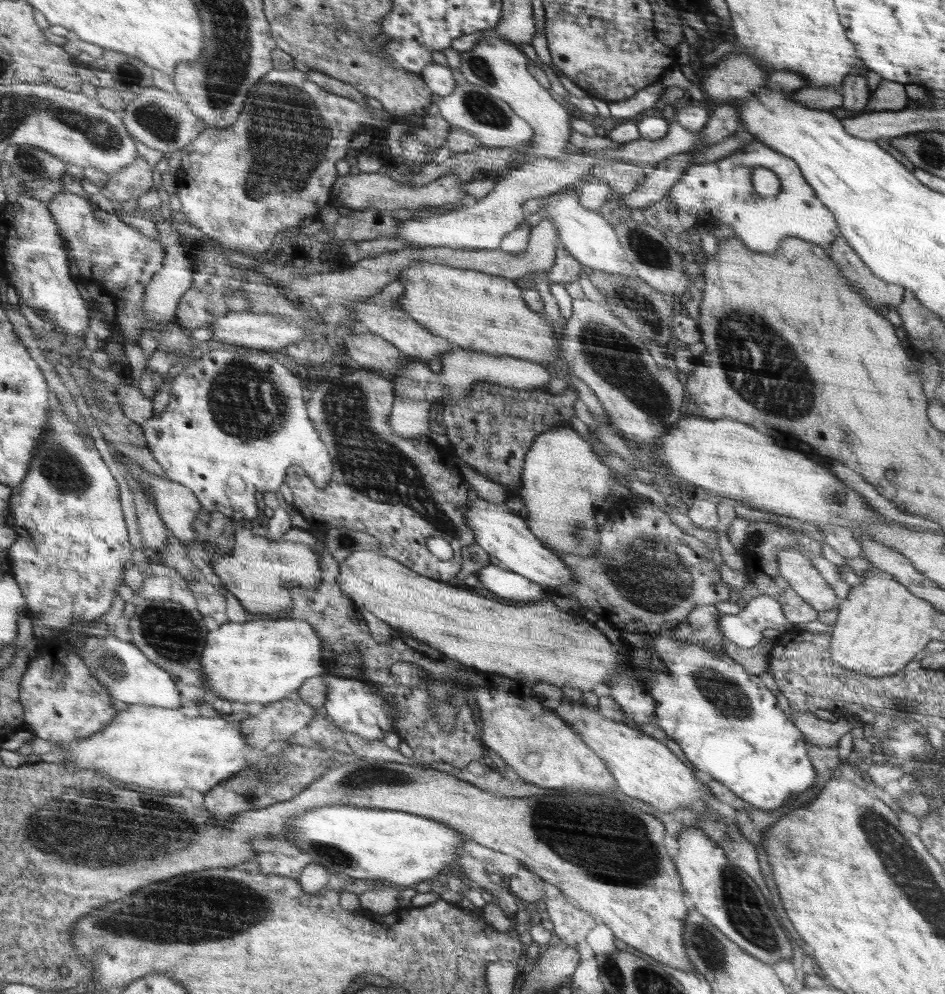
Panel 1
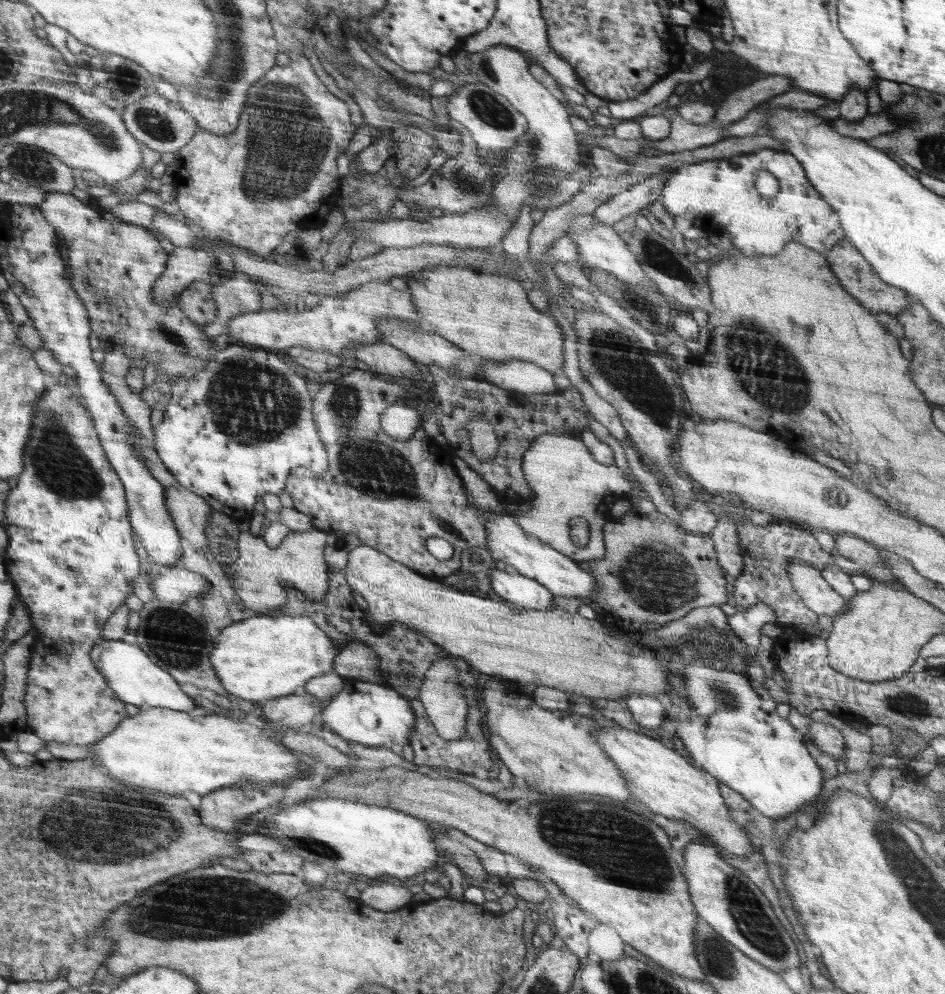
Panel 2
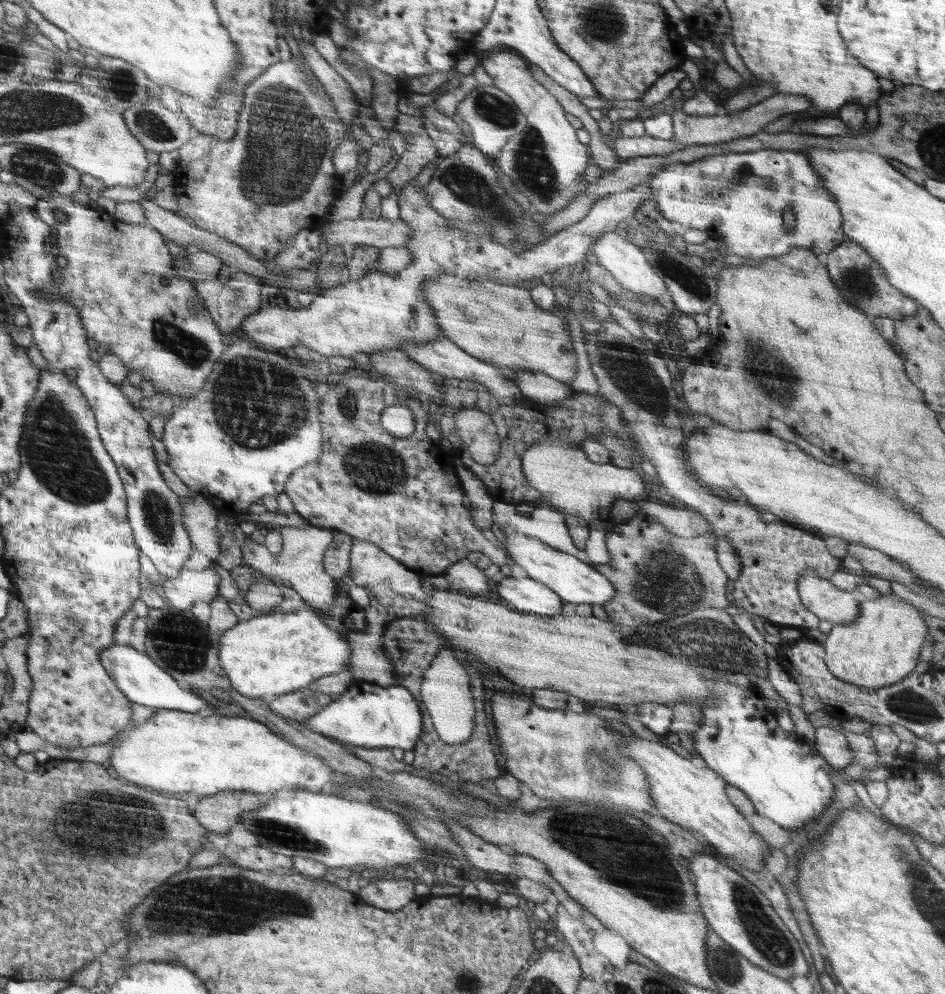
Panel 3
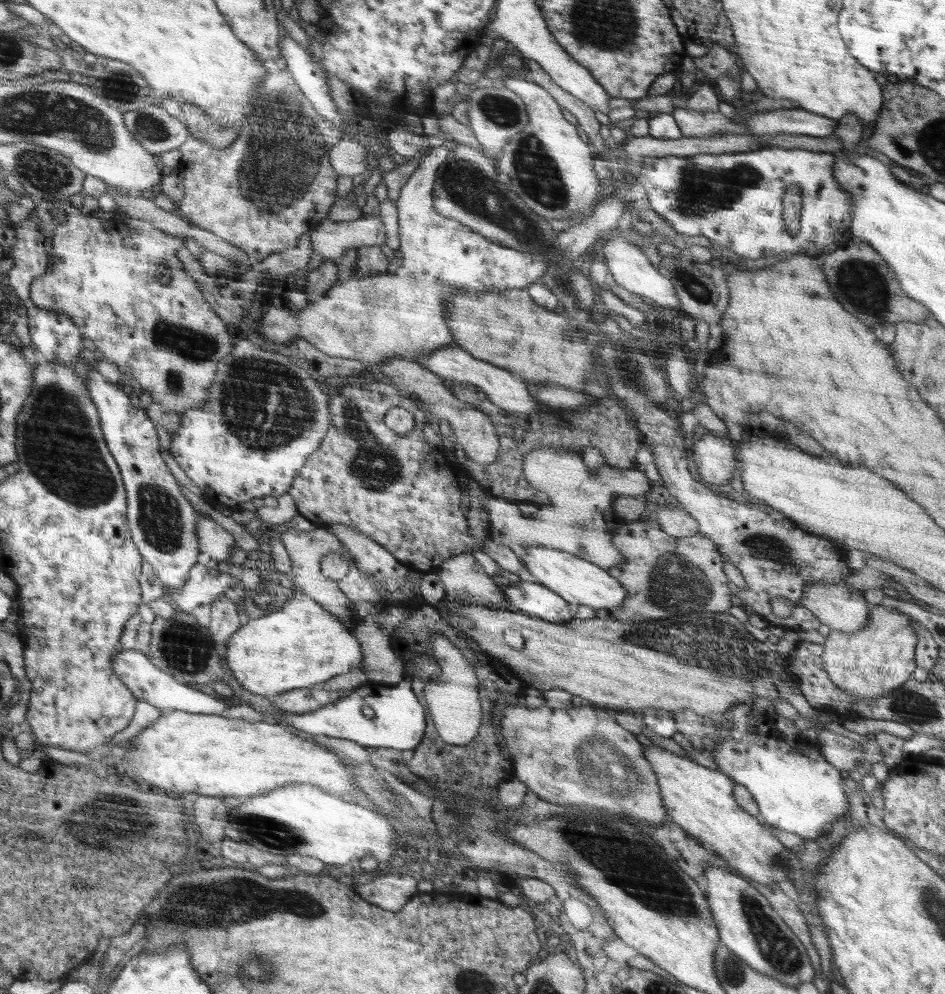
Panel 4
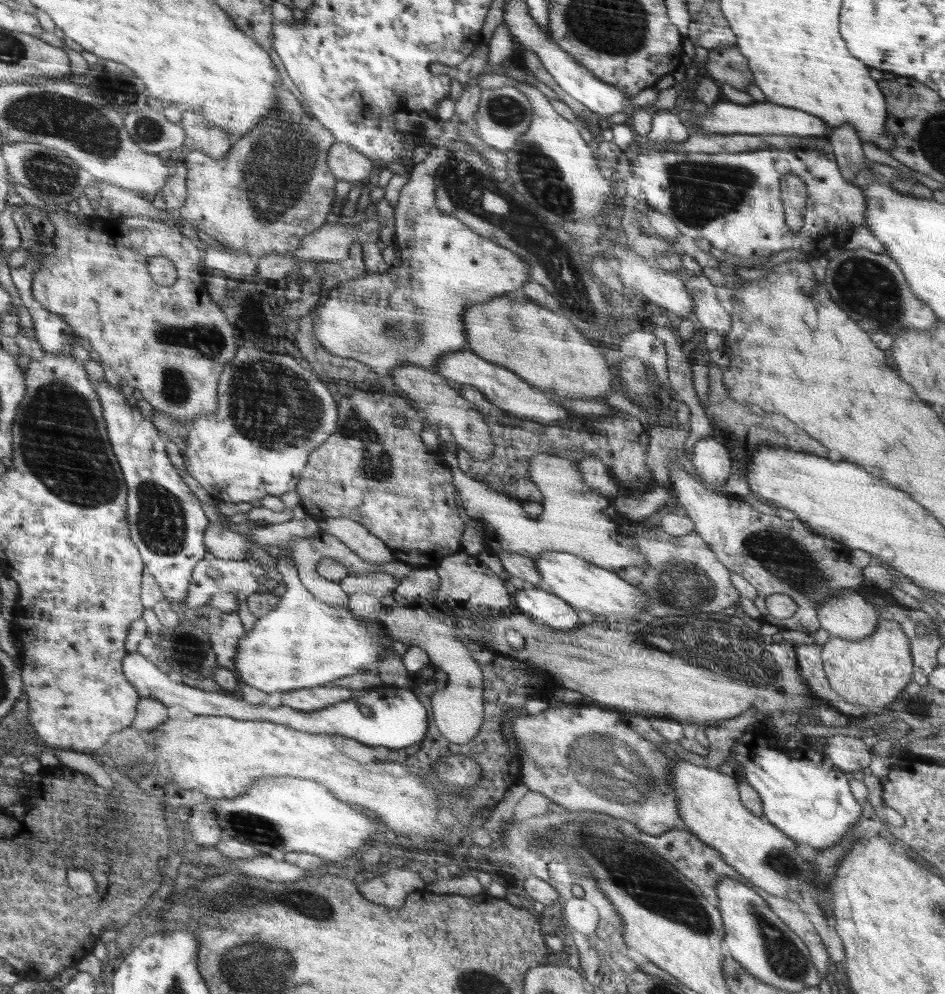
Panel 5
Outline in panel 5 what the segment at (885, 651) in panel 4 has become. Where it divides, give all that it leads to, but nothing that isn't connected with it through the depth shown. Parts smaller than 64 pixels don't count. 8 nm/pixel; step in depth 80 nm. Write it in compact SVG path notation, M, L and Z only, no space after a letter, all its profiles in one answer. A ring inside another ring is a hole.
M879 617L879 626L869 637L853 641L837 636L830 636L828 641L821 645L823 669L829 680L832 690L841 694L850 704L858 705L874 714L885 712L892 701L895 701L903 690L912 682L912 642L908 638L900 623L892 619Z

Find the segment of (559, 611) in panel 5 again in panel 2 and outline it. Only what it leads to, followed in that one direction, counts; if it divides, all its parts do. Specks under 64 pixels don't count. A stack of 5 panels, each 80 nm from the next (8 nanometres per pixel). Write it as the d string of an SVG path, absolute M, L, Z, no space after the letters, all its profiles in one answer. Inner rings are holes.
M494 570L490 576L492 590L512 602L516 608L546 610L554 607L553 592L534 579L520 574L510 576L505 571Z

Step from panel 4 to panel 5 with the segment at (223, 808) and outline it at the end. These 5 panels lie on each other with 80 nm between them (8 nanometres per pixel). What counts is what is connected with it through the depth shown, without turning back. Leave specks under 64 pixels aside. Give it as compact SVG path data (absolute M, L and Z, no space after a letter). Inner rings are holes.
M213 801L200 802L194 805L187 822L190 825L190 830L192 830L193 840L202 846L214 847L219 843L220 835L224 835L217 821Z

